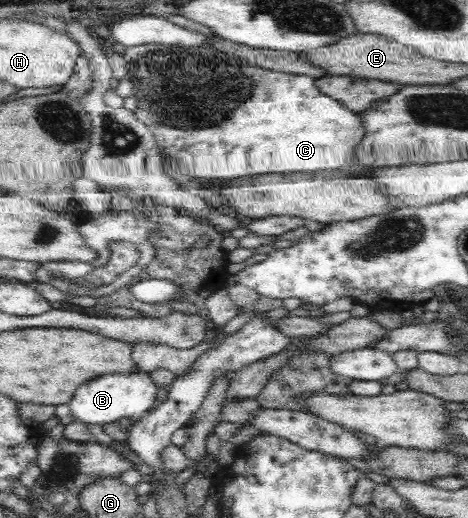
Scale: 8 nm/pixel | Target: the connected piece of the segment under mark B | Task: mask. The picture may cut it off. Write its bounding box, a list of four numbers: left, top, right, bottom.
[68,369,156,423]

